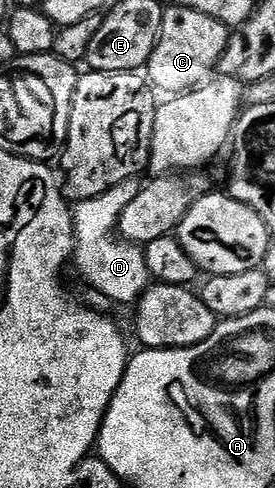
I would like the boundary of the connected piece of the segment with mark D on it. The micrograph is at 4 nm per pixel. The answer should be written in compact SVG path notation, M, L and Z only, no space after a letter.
M140 177L123 180L115 188L94 198L80 199L72 207L73 240L75 249L72 261L77 262L77 270L85 277L85 286L103 292L110 303L130 302L136 304L151 285L151 275L147 268L144 249L138 243L127 242L119 237L119 223L123 208L139 196L143 182Z

